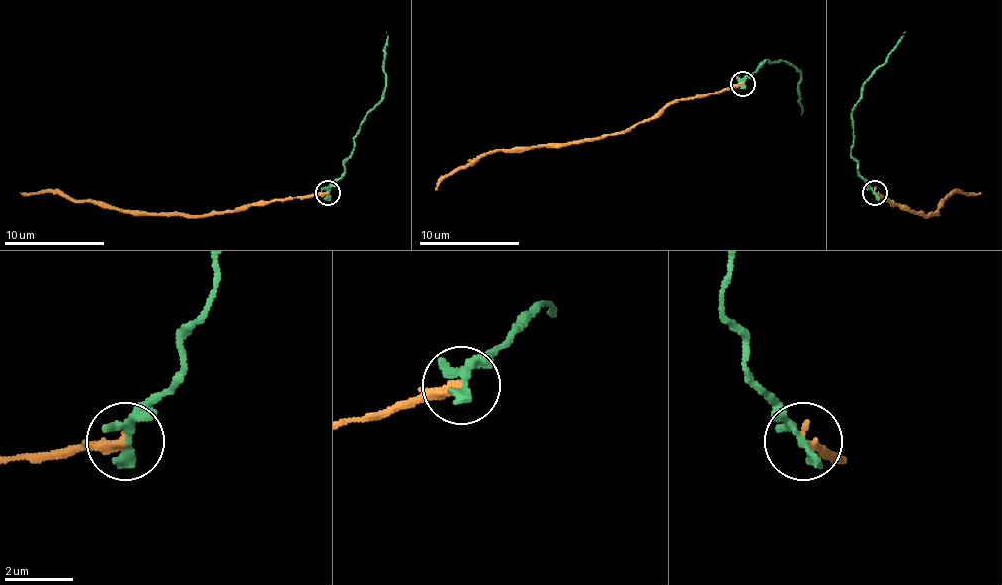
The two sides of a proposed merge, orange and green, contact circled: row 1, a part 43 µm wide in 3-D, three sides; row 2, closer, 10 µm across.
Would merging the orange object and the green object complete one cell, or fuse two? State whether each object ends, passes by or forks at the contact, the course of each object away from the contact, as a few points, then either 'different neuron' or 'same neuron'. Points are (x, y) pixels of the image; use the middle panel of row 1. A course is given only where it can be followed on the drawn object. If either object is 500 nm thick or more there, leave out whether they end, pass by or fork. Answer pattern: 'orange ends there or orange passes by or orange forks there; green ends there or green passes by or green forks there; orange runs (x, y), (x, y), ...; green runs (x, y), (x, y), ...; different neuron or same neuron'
orange ends there; green ends there; orange runs (743, 83), (666, 103), (646, 120), (618, 133), (489, 150), (451, 170), (436, 190); green runs (743, 83), (766, 60), (786, 60), (801, 73), (801, 115); different neuron

